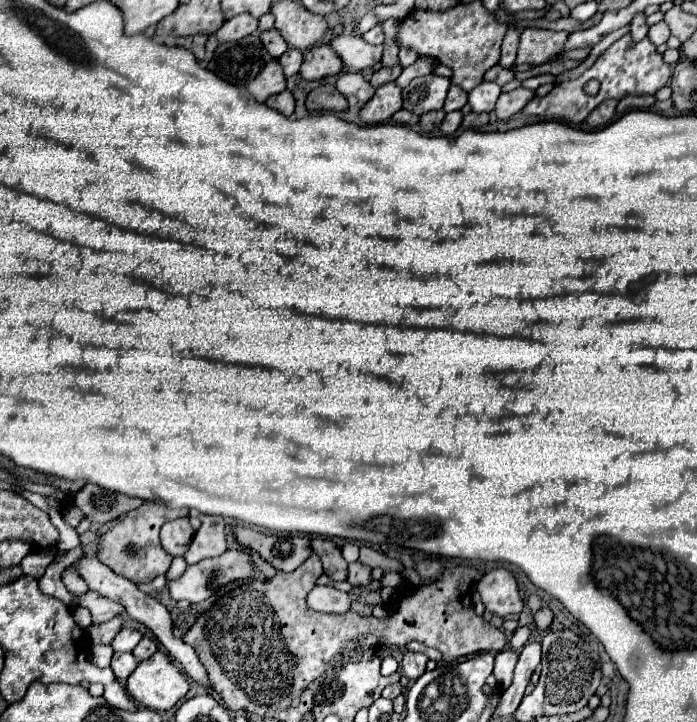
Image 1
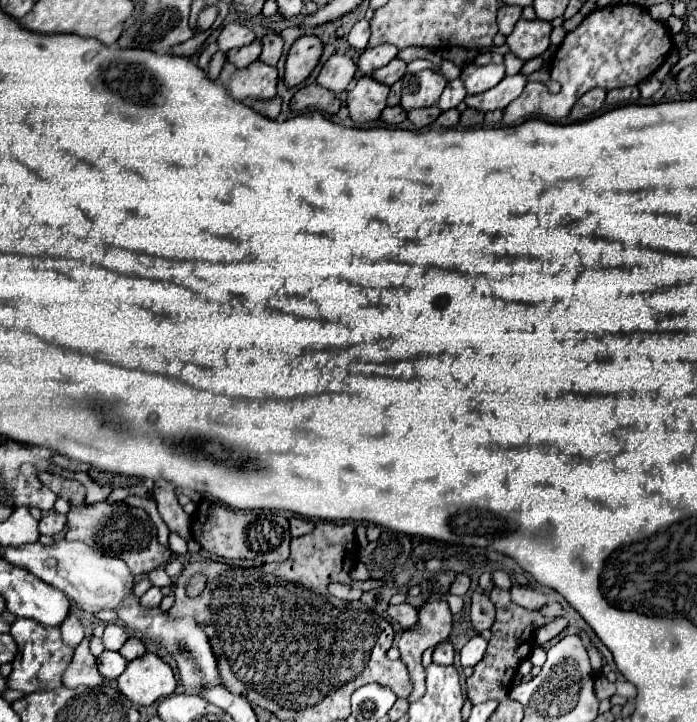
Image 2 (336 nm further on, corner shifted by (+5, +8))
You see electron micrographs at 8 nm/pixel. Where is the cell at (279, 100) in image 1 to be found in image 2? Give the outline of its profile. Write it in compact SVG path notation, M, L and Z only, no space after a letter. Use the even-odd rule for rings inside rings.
M274 96L274 100L256 100L254 102L254 110L256 112L260 112L262 116L266 116L266 118L278 118L278 114L280 114L280 106L282 106L282 98L280 96Z

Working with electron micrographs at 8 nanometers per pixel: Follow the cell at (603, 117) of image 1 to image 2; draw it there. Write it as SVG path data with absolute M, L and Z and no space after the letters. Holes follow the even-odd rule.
M592 88L590 92L586 92L586 94L574 104L574 108L572 108L572 112L570 112L570 118L572 118L574 122L586 120L588 116L592 116L594 112L598 112L598 110L602 108L604 98L606 98L606 90L602 90L602 88Z

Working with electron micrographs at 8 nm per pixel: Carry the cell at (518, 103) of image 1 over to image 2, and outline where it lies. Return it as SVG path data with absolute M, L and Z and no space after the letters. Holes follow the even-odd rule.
M514 74L514 76L504 76L500 84L494 88L476 94L476 96L466 96L464 102L470 108L476 108L480 112L490 112L490 110L504 110L516 96L522 94L526 86L526 76L524 74Z

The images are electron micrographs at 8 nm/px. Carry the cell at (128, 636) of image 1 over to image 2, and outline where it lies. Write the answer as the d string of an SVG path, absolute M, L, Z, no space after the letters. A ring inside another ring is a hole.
M108 624L102 640L104 640L106 650L120 650L122 644L128 640L128 634L124 632L124 628L120 624Z

